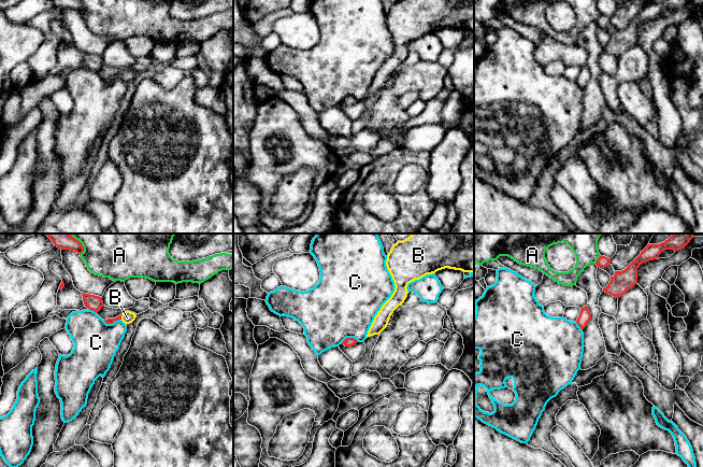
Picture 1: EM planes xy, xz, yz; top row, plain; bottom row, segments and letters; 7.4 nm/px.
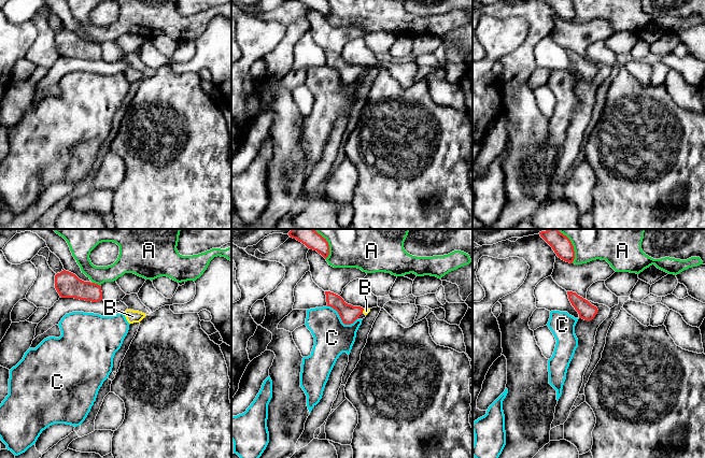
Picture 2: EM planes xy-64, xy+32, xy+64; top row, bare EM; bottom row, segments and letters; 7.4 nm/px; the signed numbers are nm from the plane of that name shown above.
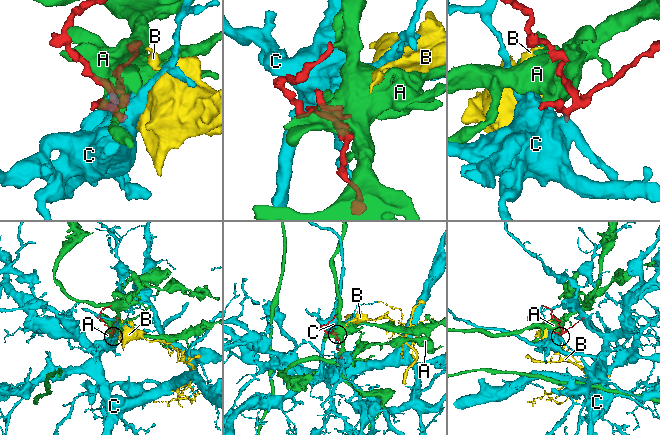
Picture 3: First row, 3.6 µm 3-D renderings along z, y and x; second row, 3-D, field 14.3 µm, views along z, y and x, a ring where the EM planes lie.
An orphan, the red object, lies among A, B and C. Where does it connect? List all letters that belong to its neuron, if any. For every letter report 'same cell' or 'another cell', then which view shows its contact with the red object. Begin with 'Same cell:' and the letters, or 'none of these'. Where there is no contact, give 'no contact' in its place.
Same cell: B
A: another cell; contact in yz
B: same cell; contact in xy
C: another cell; contact in xz

